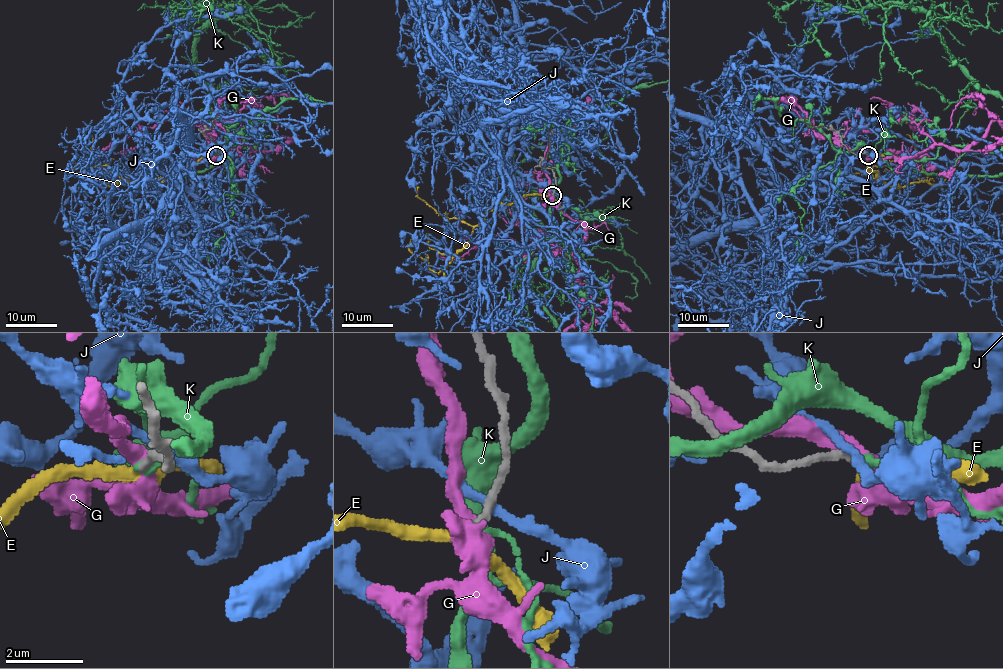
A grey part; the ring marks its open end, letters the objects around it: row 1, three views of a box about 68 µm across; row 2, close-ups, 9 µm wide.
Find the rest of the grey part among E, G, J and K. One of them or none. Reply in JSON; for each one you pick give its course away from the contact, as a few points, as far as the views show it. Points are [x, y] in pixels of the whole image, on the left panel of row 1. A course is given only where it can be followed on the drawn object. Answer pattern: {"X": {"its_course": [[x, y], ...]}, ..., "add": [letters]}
{"E": {"its_course": [[215, 154], [204, 154], [187, 170], [137, 186], [128, 181], [110, 186], [96, 175], [73, 172], [78, 167]]}, "add": ["E"]}

